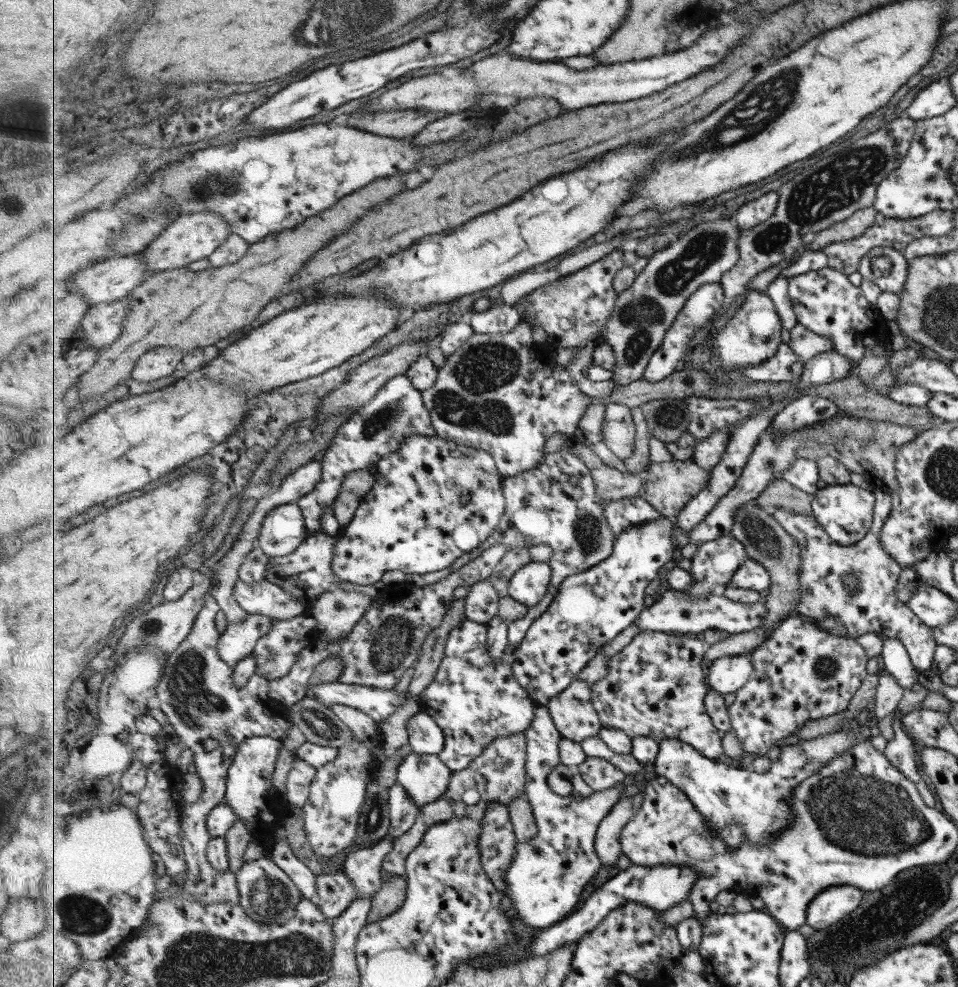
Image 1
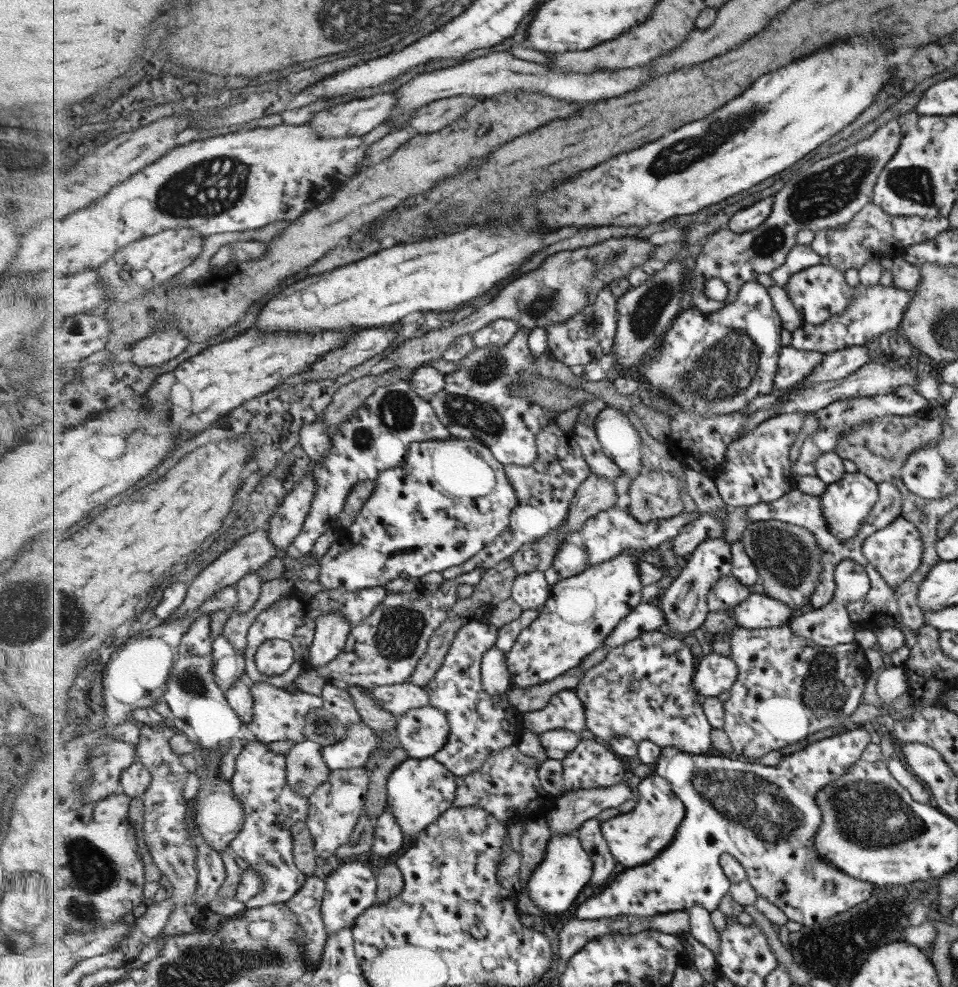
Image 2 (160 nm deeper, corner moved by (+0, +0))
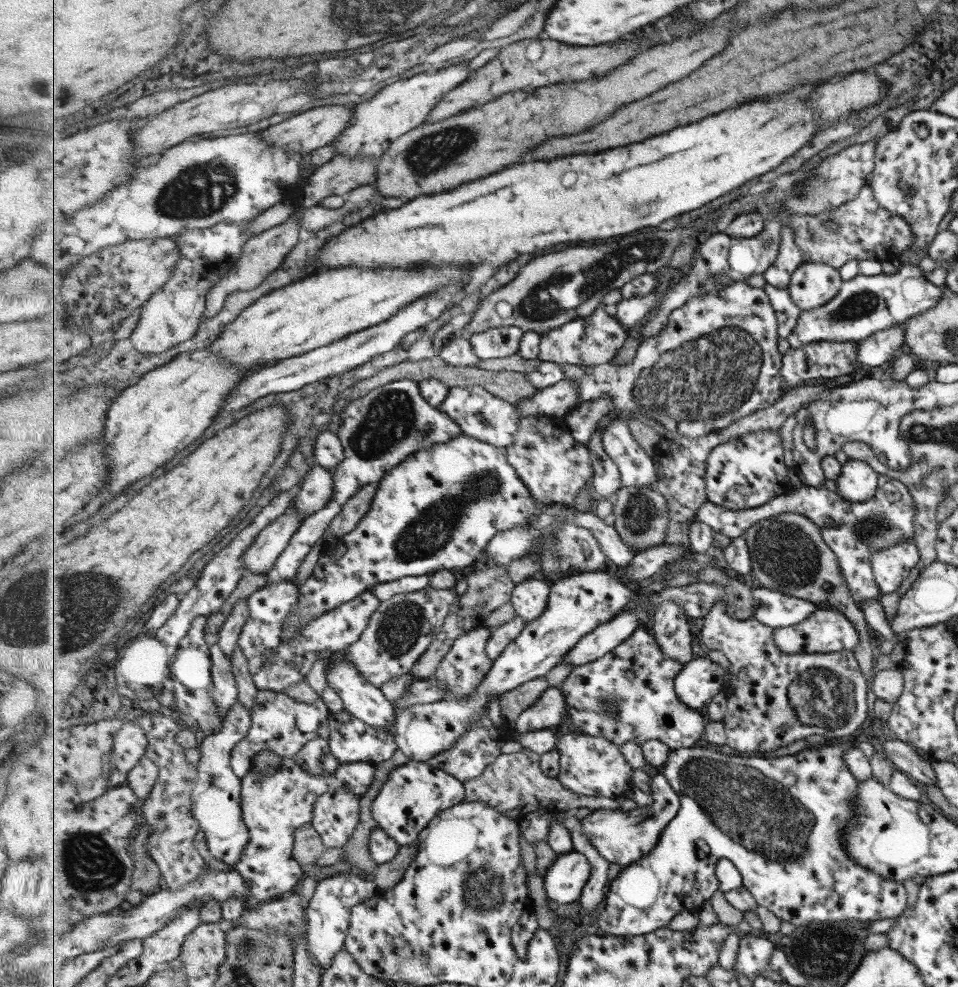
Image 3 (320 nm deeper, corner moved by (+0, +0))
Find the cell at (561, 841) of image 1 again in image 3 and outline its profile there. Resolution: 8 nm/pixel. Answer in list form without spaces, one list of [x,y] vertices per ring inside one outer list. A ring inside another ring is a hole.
[[[577,850],[562,852],[546,874],[547,894],[558,904],[578,901],[591,875],[592,864],[586,854]]]

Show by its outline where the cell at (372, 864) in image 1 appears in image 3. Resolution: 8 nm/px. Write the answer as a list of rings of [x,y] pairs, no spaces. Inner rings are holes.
[[[341,873],[327,878],[319,878],[317,887],[307,907],[306,914],[309,922],[308,948],[310,949],[308,951],[310,952],[312,960],[322,966],[323,971],[332,965],[337,953],[346,946],[346,938],[350,932],[351,909],[369,900],[376,892],[379,892],[379,886],[374,880],[366,880],[365,875],[360,876],[355,875],[355,873]]]

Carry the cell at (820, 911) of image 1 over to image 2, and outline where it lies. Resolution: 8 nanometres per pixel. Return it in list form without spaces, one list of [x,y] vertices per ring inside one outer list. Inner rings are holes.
[[[862,726],[845,729],[783,756],[779,764],[773,766],[743,762],[717,754],[691,754],[674,746],[663,748],[654,770],[658,776],[669,780],[686,806],[686,818],[679,826],[677,837],[669,848],[650,863],[626,867],[623,874],[597,896],[591,896],[579,905],[575,918],[593,920],[617,918],[626,914],[657,916],[677,910],[687,911],[698,904],[713,912],[720,908],[722,898],[732,892],[733,888],[733,883],[722,869],[721,856],[724,853],[732,854],[745,867],[748,881],[756,888],[759,896],[776,905],[788,920],[802,926],[811,926],[818,920],[841,914],[867,901],[877,886],[842,873],[825,862],[814,851],[812,837],[822,826],[822,811],[818,809],[814,797],[819,789],[842,777],[847,769],[856,764],[863,749],[870,743],[869,736]]]

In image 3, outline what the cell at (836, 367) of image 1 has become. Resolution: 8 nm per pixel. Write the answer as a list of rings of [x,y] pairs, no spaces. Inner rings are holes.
[[[891,325],[890,327],[884,328],[883,330],[875,331],[870,334],[867,338],[859,341],[856,347],[856,359],[859,365],[865,365],[866,367],[879,368],[883,362],[891,360],[893,354],[899,350],[904,349],[904,328],[901,325]]]

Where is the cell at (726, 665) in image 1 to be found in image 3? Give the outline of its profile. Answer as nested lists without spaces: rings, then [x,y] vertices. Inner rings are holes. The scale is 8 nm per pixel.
[[[699,657],[688,662],[676,680],[679,697],[687,706],[701,710],[713,696],[726,690],[729,670],[708,657]]]

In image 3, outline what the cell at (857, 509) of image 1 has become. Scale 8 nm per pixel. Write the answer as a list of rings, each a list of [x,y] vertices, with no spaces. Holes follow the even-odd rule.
[[[847,459],[834,480],[835,494],[847,502],[865,502],[875,495],[878,474],[862,460]]]

